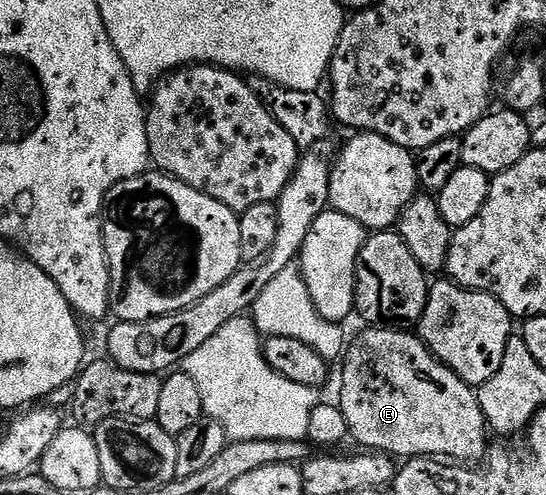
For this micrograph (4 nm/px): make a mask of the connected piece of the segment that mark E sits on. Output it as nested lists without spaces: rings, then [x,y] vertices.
[[[364,328],[353,342],[351,339],[342,355],[343,362],[338,405],[342,416],[346,416],[351,441],[400,460],[443,456],[460,464],[472,464],[485,457],[490,442],[484,439],[486,423],[476,390],[438,361],[415,333],[404,328]]]

